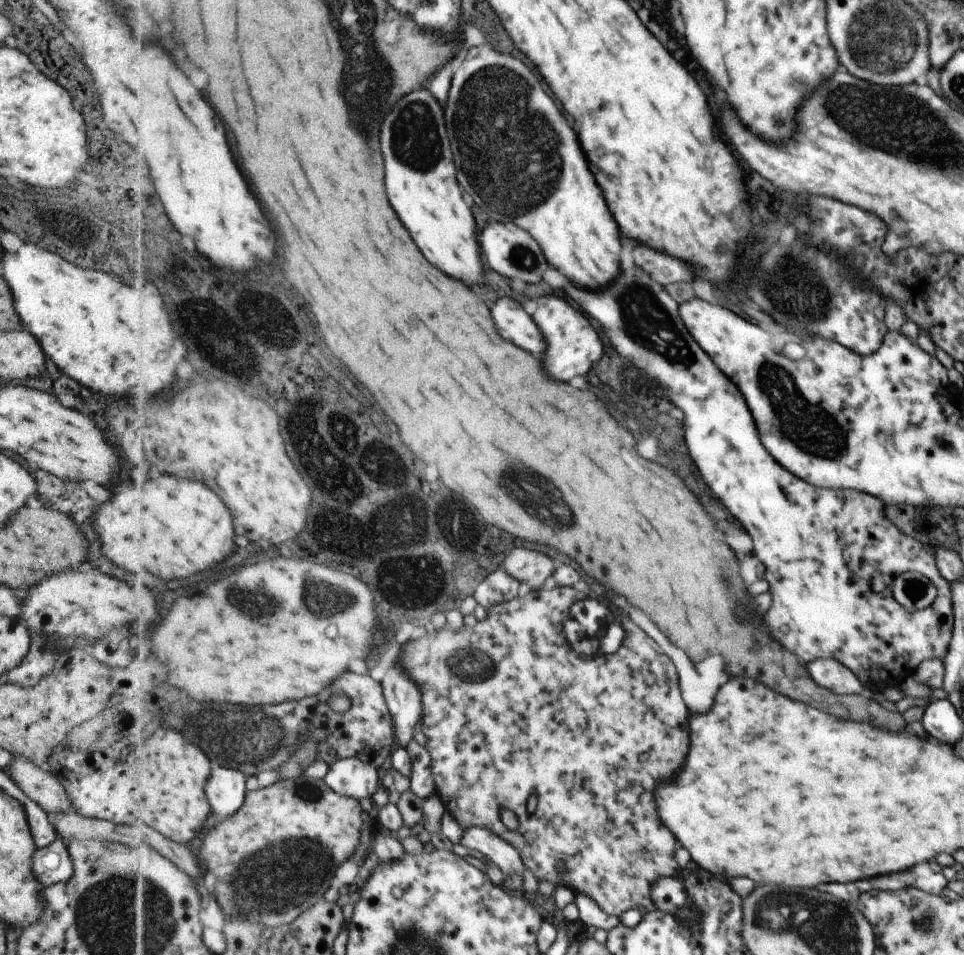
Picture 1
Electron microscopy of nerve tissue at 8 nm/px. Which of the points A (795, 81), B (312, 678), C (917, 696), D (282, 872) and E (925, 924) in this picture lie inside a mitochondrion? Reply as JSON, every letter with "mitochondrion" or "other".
{"A":"mitochondrion","B":"other","C":"other","D":"mitochondrion","E":"mitochondrion"}

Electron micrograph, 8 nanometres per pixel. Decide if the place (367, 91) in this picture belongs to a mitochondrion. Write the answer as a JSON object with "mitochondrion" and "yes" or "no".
{"mitochondrion":"yes"}

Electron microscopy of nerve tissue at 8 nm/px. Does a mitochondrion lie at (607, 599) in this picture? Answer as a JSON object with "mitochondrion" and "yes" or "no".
{"mitochondrion":"no"}

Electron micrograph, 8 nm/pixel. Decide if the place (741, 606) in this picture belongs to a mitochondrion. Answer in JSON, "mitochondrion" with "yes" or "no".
{"mitochondrion":"yes"}

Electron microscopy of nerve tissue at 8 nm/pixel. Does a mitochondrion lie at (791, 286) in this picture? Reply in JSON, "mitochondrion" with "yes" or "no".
{"mitochondrion":"yes"}

